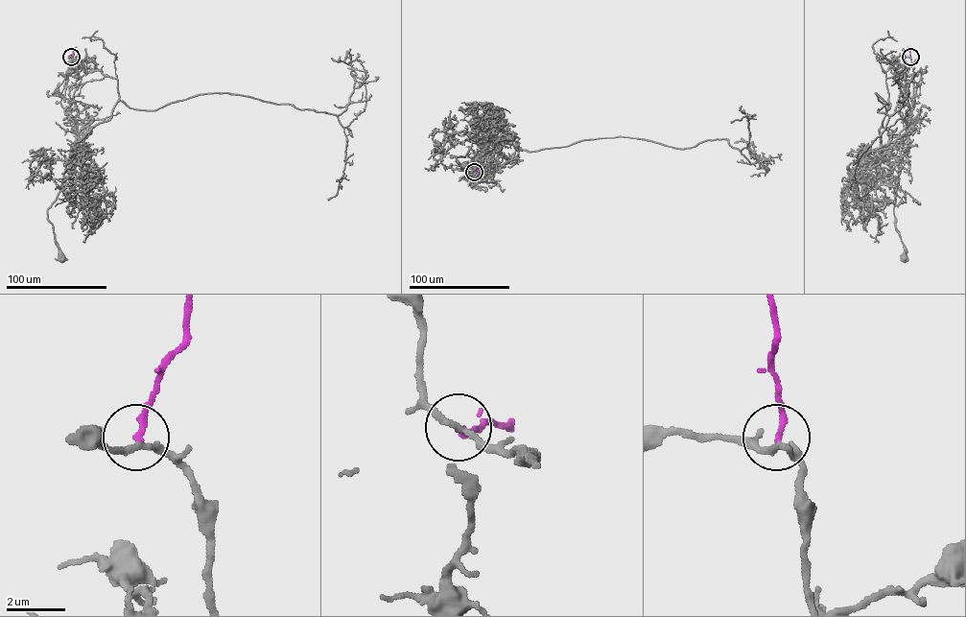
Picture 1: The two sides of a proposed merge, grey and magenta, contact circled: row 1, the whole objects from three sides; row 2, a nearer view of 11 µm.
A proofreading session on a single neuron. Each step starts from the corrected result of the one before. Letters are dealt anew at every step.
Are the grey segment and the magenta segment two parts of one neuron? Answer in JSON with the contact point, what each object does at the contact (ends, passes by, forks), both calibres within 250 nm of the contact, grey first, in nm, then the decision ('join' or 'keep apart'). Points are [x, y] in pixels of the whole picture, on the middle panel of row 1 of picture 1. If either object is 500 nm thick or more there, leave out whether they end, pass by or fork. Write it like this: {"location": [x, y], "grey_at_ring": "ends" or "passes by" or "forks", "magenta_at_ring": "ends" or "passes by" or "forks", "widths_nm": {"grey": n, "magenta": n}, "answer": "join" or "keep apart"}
{"location": [474, 172], "grey_at_ring": "passes by", "magenta_at_ring": "ends", "widths_nm": {"grey": 200, "magenta": 200}, "answer": "keep apart"}

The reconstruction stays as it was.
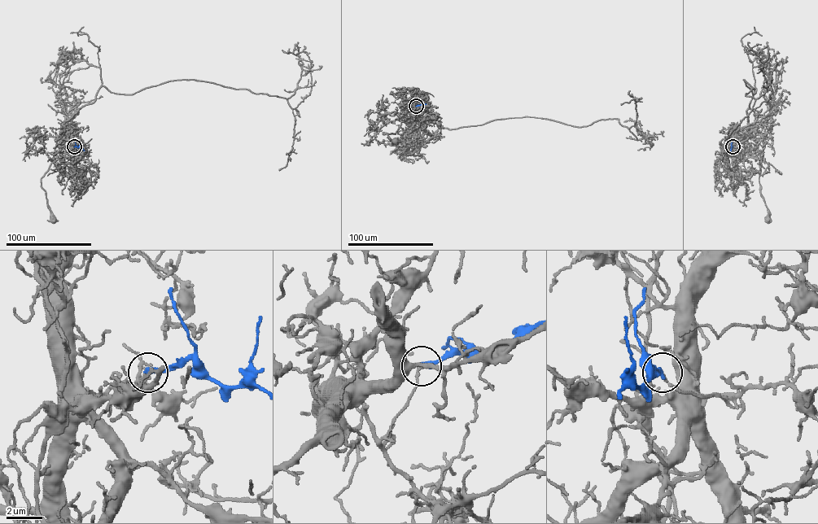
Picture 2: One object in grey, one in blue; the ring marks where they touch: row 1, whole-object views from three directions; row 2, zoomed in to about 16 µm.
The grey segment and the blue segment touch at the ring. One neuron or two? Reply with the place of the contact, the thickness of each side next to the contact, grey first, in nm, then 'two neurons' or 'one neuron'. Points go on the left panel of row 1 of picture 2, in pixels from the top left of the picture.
place (74, 146); calibres 150 and 240 nm; two neurons

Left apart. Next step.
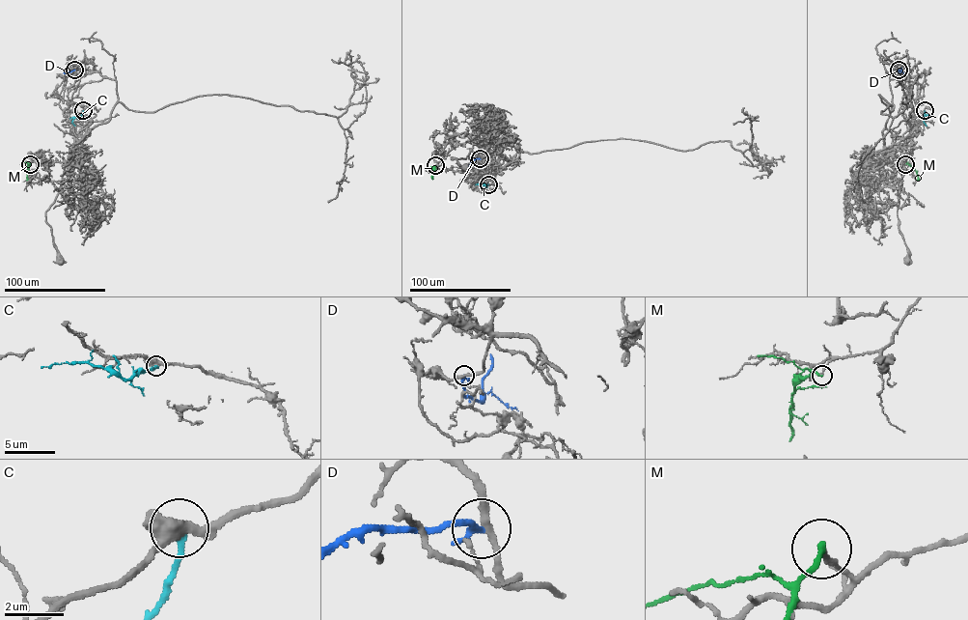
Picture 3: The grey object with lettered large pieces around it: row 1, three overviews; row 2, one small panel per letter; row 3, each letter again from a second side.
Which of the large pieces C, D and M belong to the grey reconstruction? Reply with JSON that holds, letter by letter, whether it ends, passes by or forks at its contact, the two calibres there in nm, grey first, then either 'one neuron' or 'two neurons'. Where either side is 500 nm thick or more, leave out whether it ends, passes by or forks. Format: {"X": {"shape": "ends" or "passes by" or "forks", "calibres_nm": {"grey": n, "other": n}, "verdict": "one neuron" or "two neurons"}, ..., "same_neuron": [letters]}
{"C": {"shape": "ends", "calibres_nm": {"grey": 400, "other": 200}, "verdict": "two neurons"}, "D": {"shape": "ends", "calibres_nm": {"grey": 190, "other": 280}, "verdict": "one neuron"}, "M": {"shape": "ends", "calibres_nm": {"grey": 160, "other": 200}, "verdict": "two neurons"}, "same_neuron": ["D"]}

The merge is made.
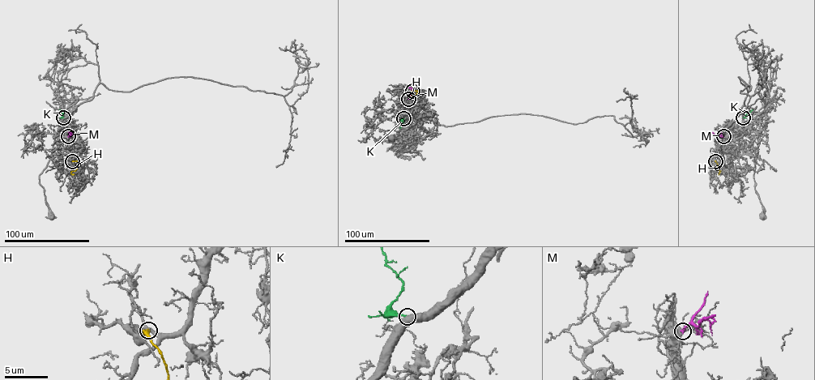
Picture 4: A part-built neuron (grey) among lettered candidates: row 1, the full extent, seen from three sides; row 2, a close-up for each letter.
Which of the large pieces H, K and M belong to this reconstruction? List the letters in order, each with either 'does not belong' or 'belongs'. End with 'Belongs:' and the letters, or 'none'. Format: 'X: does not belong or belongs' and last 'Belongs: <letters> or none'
H: does not belong
K: does not belong
M: belongs
Belongs: M

